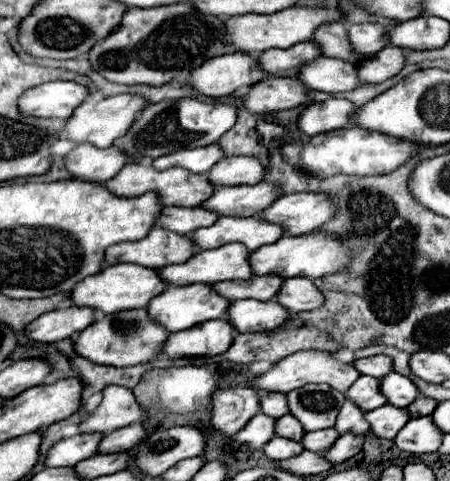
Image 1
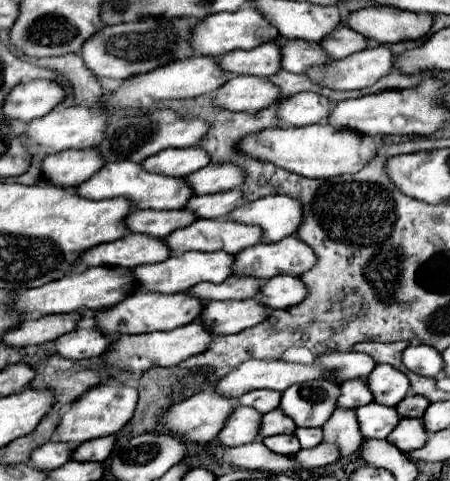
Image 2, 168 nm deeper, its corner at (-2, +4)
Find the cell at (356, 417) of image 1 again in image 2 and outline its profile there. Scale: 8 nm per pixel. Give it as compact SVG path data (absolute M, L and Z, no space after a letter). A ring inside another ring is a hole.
M335 410L331 418L323 424L323 440L339 448L341 458L351 456L359 450L363 436L355 418L355 410Z

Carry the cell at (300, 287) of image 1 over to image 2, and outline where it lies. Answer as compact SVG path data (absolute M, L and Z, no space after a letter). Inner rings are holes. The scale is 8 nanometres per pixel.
M273 276L271 280L261 284L261 290L257 294L259 302L263 306L277 310L277 308L289 308L299 304L307 296L305 284L297 276Z

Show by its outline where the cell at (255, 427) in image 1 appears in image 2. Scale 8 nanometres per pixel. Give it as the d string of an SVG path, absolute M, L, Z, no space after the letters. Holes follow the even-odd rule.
M235 406L231 416L227 418L227 424L221 428L217 442L225 446L241 446L241 444L257 442L259 424L261 424L261 414L255 412L255 408Z

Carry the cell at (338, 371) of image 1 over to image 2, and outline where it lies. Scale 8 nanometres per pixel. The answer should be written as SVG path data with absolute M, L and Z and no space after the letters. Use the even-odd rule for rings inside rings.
M247 360L237 368L233 368L227 376L223 376L217 382L215 392L237 400L239 396L251 390L269 388L283 392L291 384L301 384L323 376L327 376L327 372L323 372L313 364L305 366L305 364L289 364L283 360Z

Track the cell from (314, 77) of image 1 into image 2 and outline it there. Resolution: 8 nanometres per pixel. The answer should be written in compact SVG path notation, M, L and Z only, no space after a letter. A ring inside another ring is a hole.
M281 36L279 44L283 44L283 70L287 72L305 74L307 68L329 62L325 50L309 40L291 40Z

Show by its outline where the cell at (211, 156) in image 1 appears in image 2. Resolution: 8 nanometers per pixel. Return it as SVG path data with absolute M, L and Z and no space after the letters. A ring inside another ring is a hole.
M171 148L141 162L149 172L165 176L189 176L209 164L209 154L201 148Z

